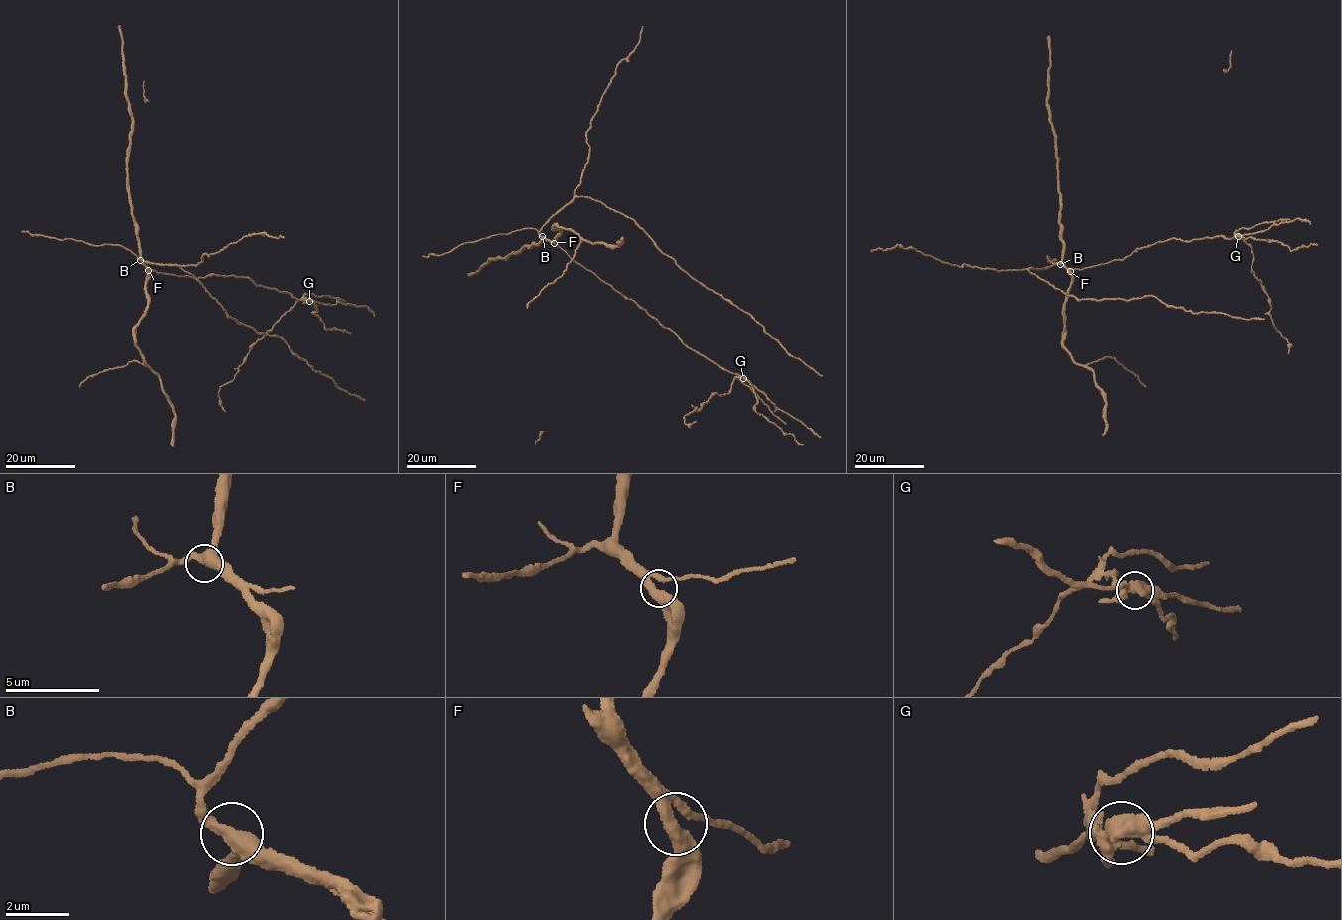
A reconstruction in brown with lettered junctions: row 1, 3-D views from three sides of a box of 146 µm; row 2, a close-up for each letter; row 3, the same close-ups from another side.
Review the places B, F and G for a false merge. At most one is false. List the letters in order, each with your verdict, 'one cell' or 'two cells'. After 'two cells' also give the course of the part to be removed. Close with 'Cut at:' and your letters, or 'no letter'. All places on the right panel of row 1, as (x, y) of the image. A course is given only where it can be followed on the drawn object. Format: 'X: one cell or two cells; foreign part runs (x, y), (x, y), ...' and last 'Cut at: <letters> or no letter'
B: one cell
F: one cell
G: two cells; foreign part runs (1238, 236), (1235, 236), (1252, 249), (1251, 268), (1268, 298), (1272, 322), (1287, 340), (1288, 353)
Cut at: G

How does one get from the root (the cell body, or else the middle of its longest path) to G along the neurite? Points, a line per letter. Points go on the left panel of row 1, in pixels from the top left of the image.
G: (145, 265), (160, 273), (195, 279), (212, 274), (248, 278), (257, 285), (287, 292), (298, 299), (309, 301)

